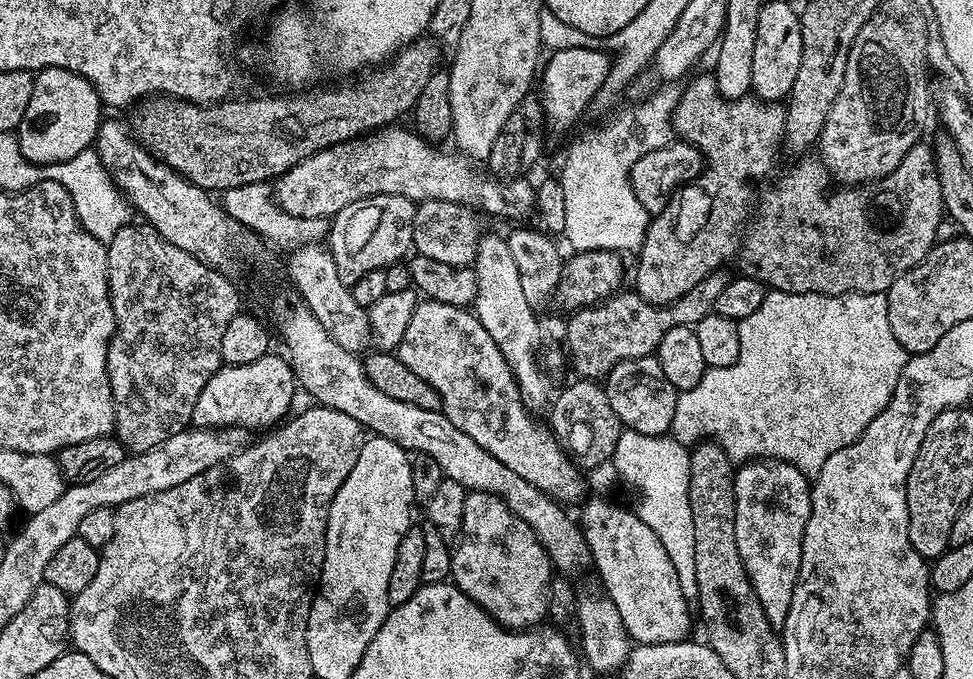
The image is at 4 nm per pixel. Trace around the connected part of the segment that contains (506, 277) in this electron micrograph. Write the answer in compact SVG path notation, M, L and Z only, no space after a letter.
M481 235L477 242L474 259L476 269L476 303L474 311L482 326L486 328L512 328L512 324L532 324L537 317L534 306L526 302L526 294L522 294L522 282L518 278L518 265L510 254L507 239L501 236Z

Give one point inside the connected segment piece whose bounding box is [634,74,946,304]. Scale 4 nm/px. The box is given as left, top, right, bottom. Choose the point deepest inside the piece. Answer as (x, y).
(799, 238)

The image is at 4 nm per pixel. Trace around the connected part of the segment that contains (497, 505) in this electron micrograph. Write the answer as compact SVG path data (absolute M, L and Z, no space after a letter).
M469 492L466 504L462 506L460 535L452 548L451 583L462 590L462 594L478 602L478 606L482 606L482 610L486 610L486 614L490 614L490 618L494 618L503 628L523 630L537 627L543 621L540 619L548 616L548 591L553 579L552 562L546 549L538 542L534 530L530 530L530 526L526 526L526 522L497 496Z

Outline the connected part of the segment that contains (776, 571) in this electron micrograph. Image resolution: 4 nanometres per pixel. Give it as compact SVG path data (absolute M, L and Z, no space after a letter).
M759 458L741 463L735 474L734 534L738 554L758 594L758 602L762 602L766 618L773 628L780 630L786 622L786 614L790 614L790 602L800 573L802 538L806 534L812 505L810 480L786 462Z

